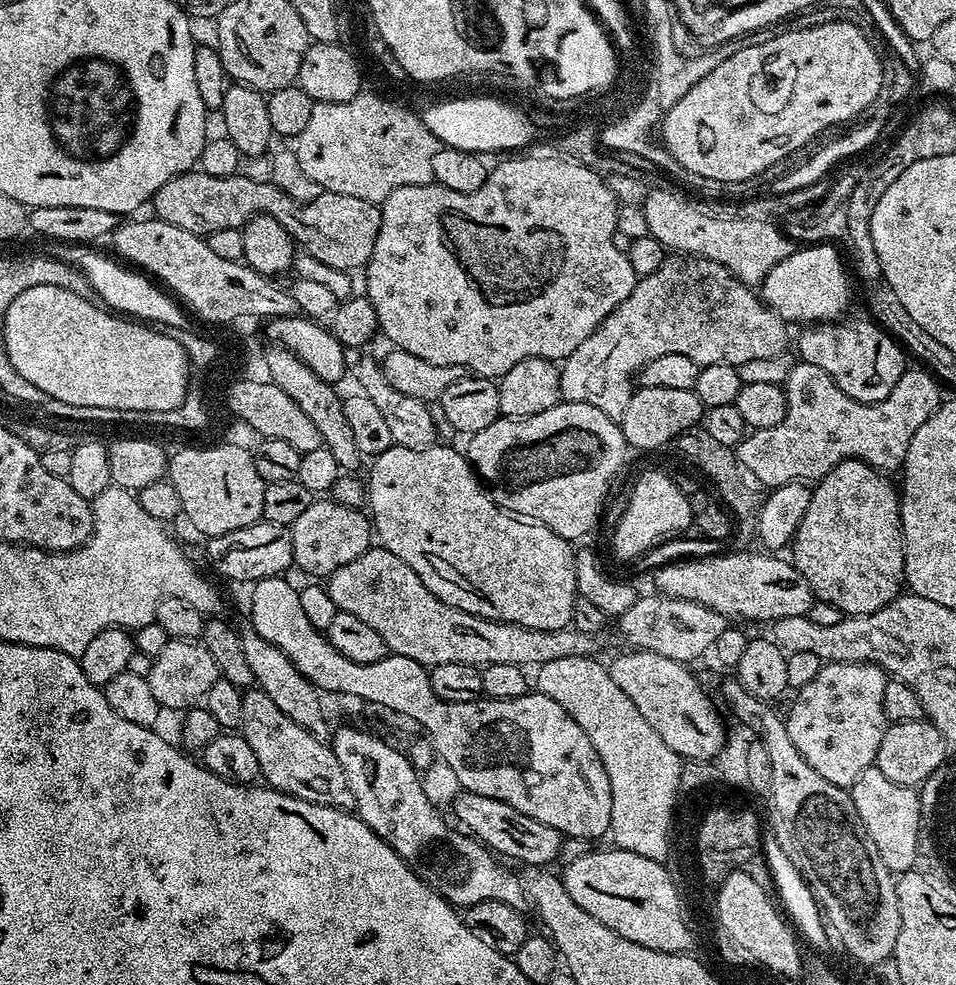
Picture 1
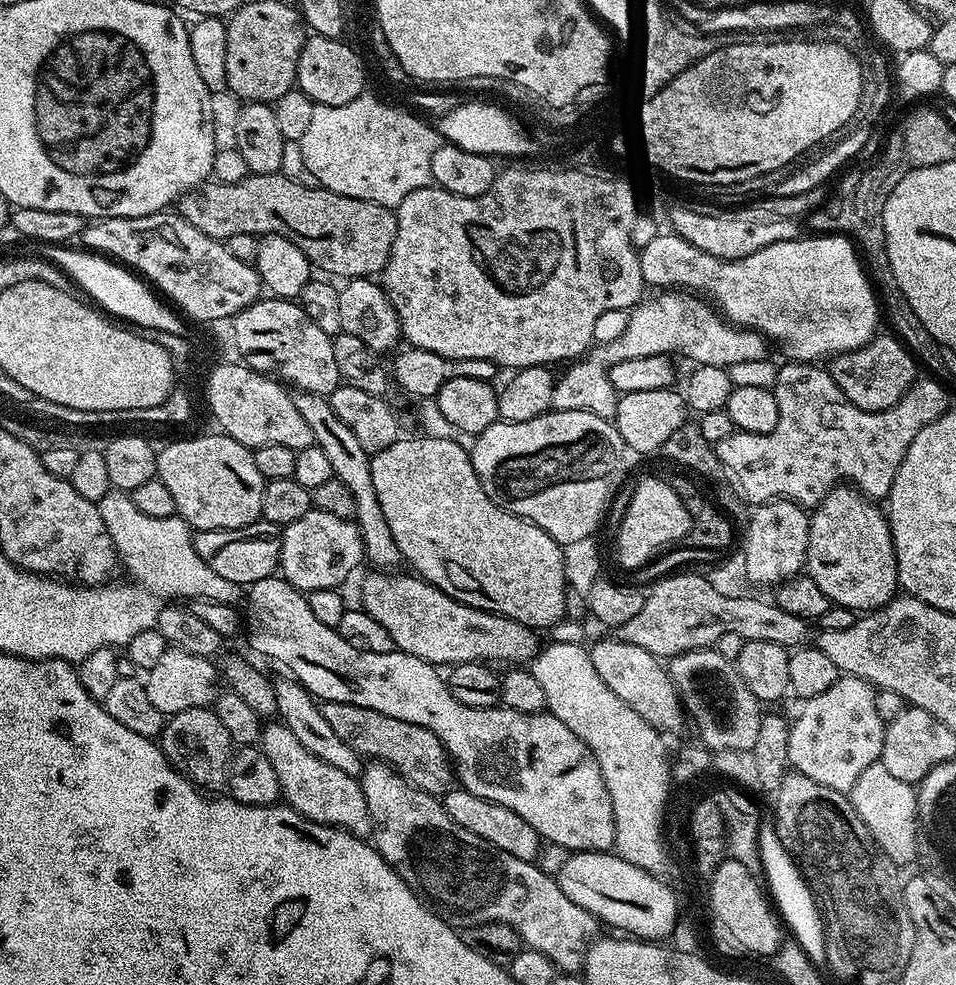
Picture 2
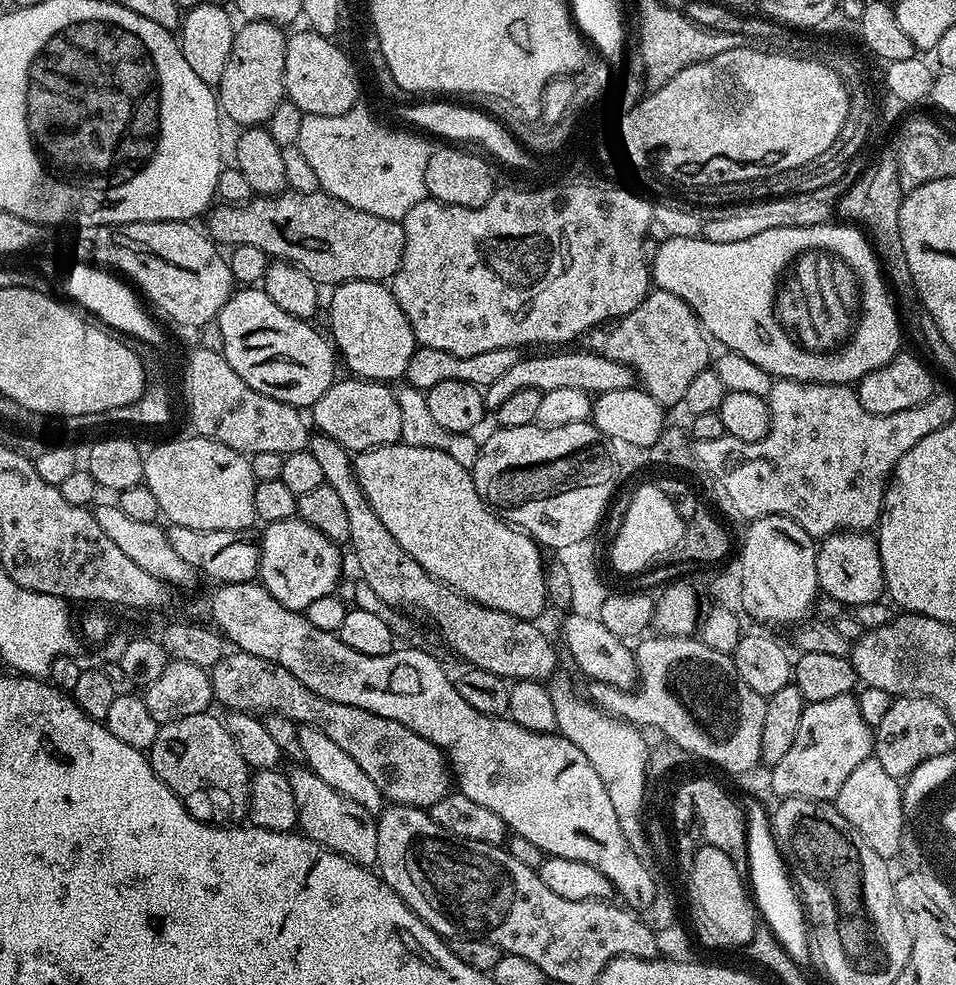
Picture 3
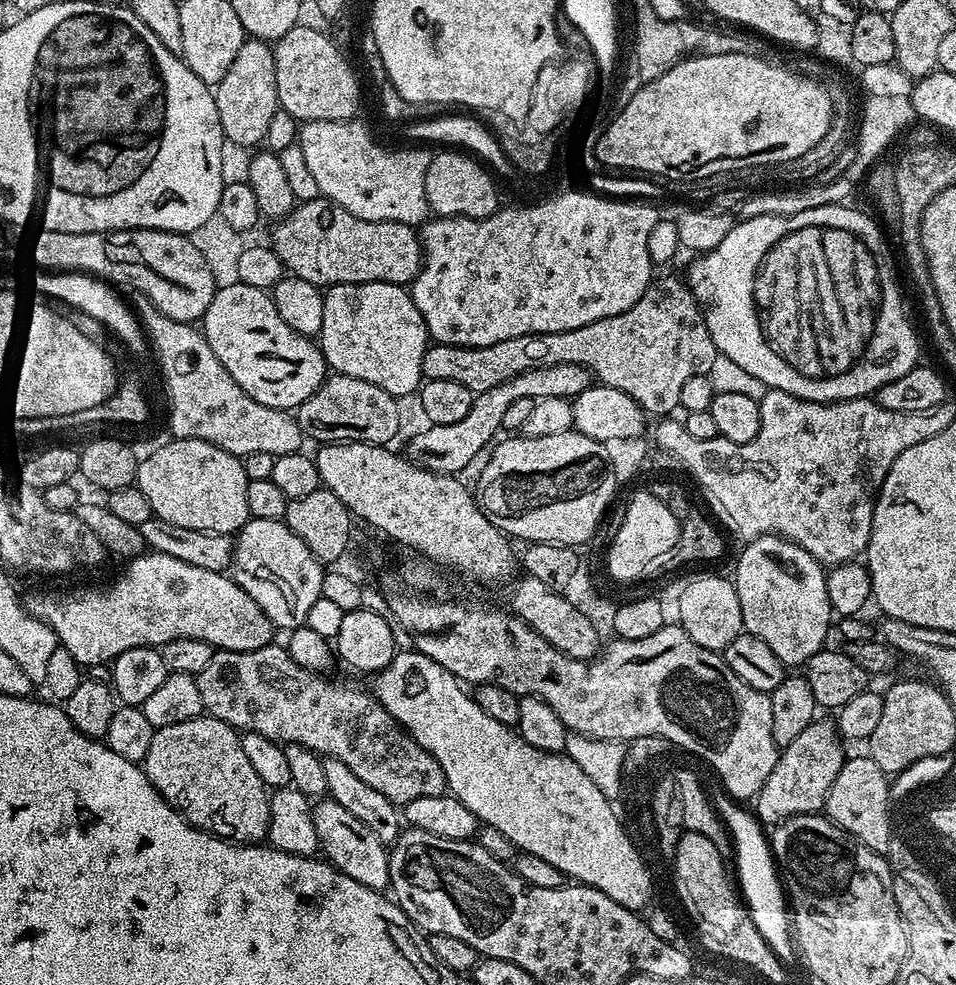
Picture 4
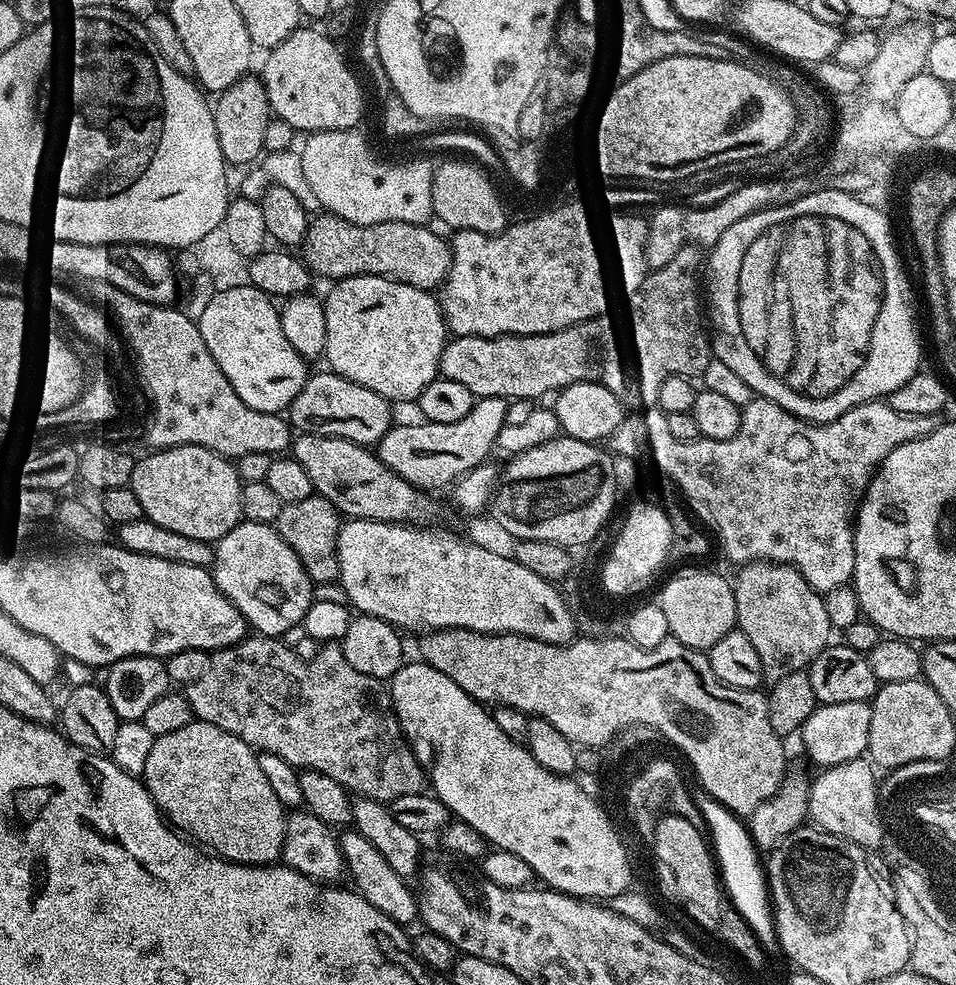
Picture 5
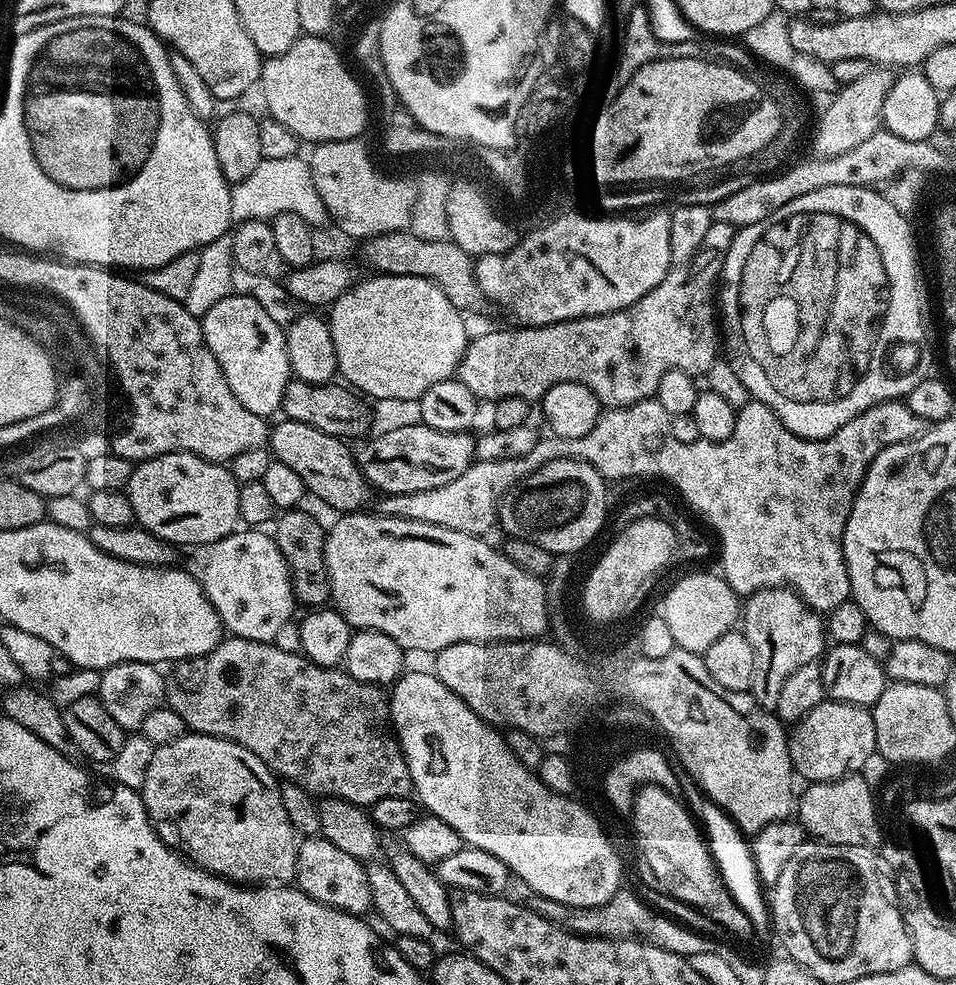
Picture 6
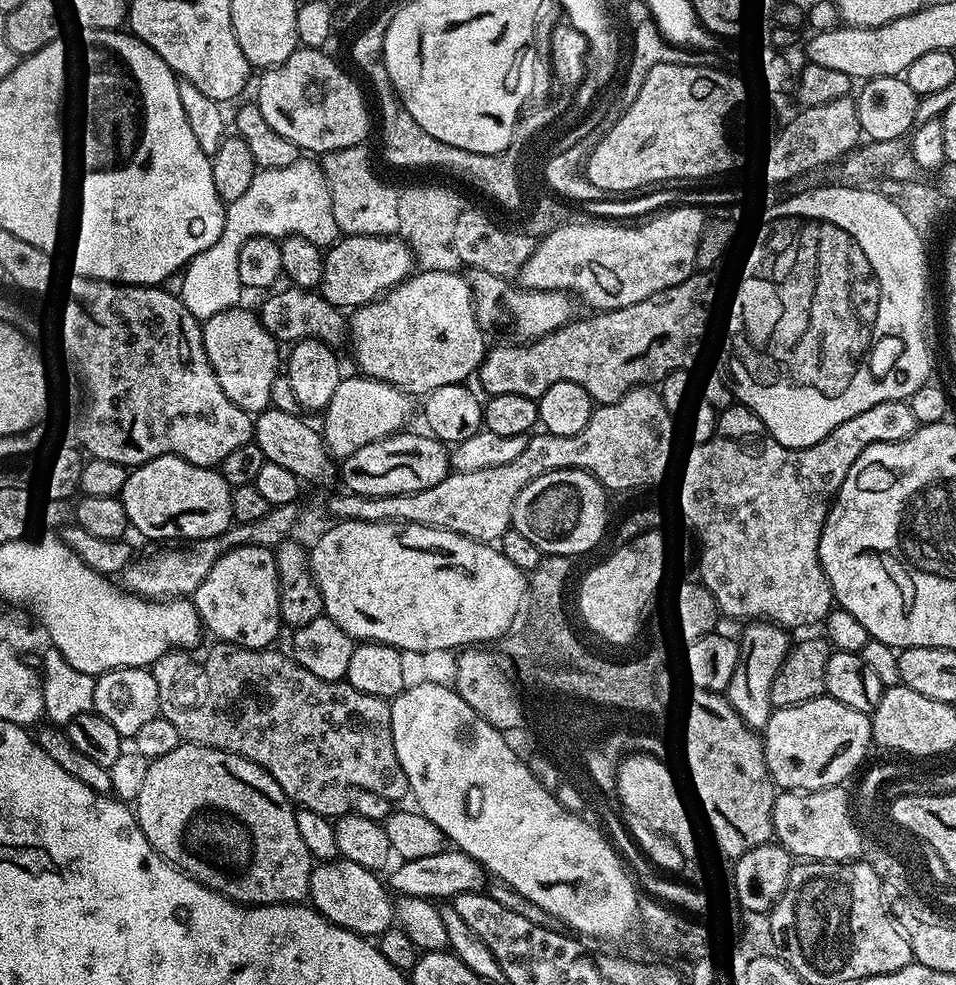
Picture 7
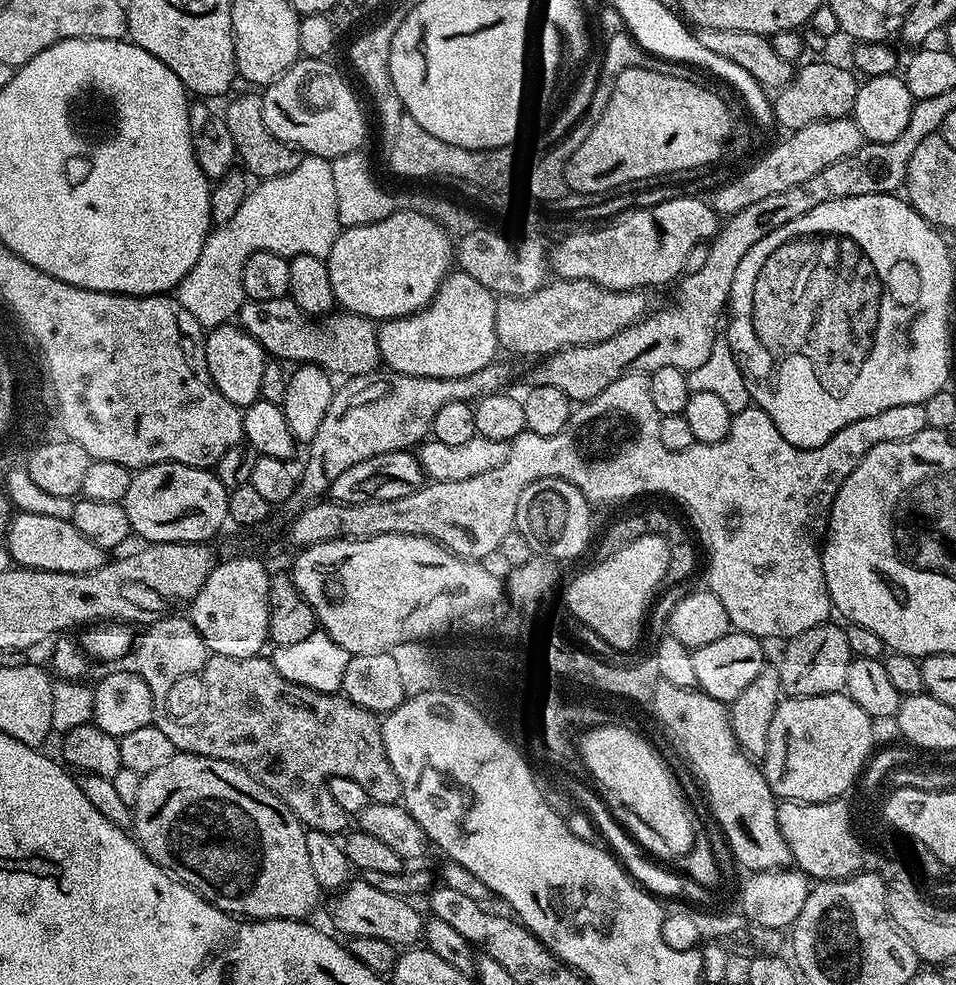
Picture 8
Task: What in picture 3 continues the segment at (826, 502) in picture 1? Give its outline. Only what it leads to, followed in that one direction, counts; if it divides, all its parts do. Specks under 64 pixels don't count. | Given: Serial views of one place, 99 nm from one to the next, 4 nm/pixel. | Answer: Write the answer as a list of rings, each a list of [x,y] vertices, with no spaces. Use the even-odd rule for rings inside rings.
[[[836,532],[823,537],[816,549],[820,592],[849,606],[874,603],[885,595],[882,560],[875,539],[868,532]]]

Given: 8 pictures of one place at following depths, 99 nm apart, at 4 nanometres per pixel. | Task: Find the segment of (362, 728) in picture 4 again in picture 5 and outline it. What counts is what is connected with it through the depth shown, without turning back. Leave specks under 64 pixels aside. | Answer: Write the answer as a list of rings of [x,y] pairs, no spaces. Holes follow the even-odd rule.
[[[252,634],[241,640],[239,644],[231,644],[228,648],[213,651],[210,655],[210,666],[206,669],[206,675],[203,678],[198,678],[198,682],[187,685],[186,688],[186,695],[192,707],[193,717],[210,722],[214,726],[234,734],[234,738],[242,738],[242,742],[246,742],[257,753],[278,754],[278,758],[290,762],[290,766],[294,766],[298,770],[326,774],[326,778],[330,778],[335,784],[342,785],[348,789],[349,793],[366,800],[390,802],[394,798],[402,798],[402,794],[418,794],[425,791],[424,767],[418,762],[418,758],[412,753],[407,738],[404,737],[396,713],[392,710],[392,694],[386,687],[385,681],[354,670],[354,666],[350,666],[350,662],[346,662],[344,651],[340,649],[339,643],[325,643],[312,659],[303,660],[289,645],[287,648],[283,644],[284,642],[283,639],[275,636]]]

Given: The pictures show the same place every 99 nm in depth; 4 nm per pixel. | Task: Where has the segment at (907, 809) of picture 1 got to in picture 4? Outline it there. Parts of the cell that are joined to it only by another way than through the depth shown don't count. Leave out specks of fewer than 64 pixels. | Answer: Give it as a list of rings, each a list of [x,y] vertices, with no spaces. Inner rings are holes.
[[[849,755],[845,759],[842,770],[838,770],[838,778],[834,778],[834,786],[830,786],[826,794],[823,811],[841,830],[849,832],[870,850],[887,853],[893,831],[893,821],[890,819],[890,780],[871,756]]]

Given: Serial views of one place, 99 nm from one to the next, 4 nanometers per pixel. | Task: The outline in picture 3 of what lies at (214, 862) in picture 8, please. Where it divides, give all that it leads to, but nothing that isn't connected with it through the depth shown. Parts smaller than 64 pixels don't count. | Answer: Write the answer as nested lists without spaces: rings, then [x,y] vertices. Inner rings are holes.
[[[211,711],[186,714],[186,718],[160,724],[146,755],[154,774],[180,797],[191,816],[204,824],[232,826],[250,812],[250,766],[238,754],[223,719],[212,715]]]

